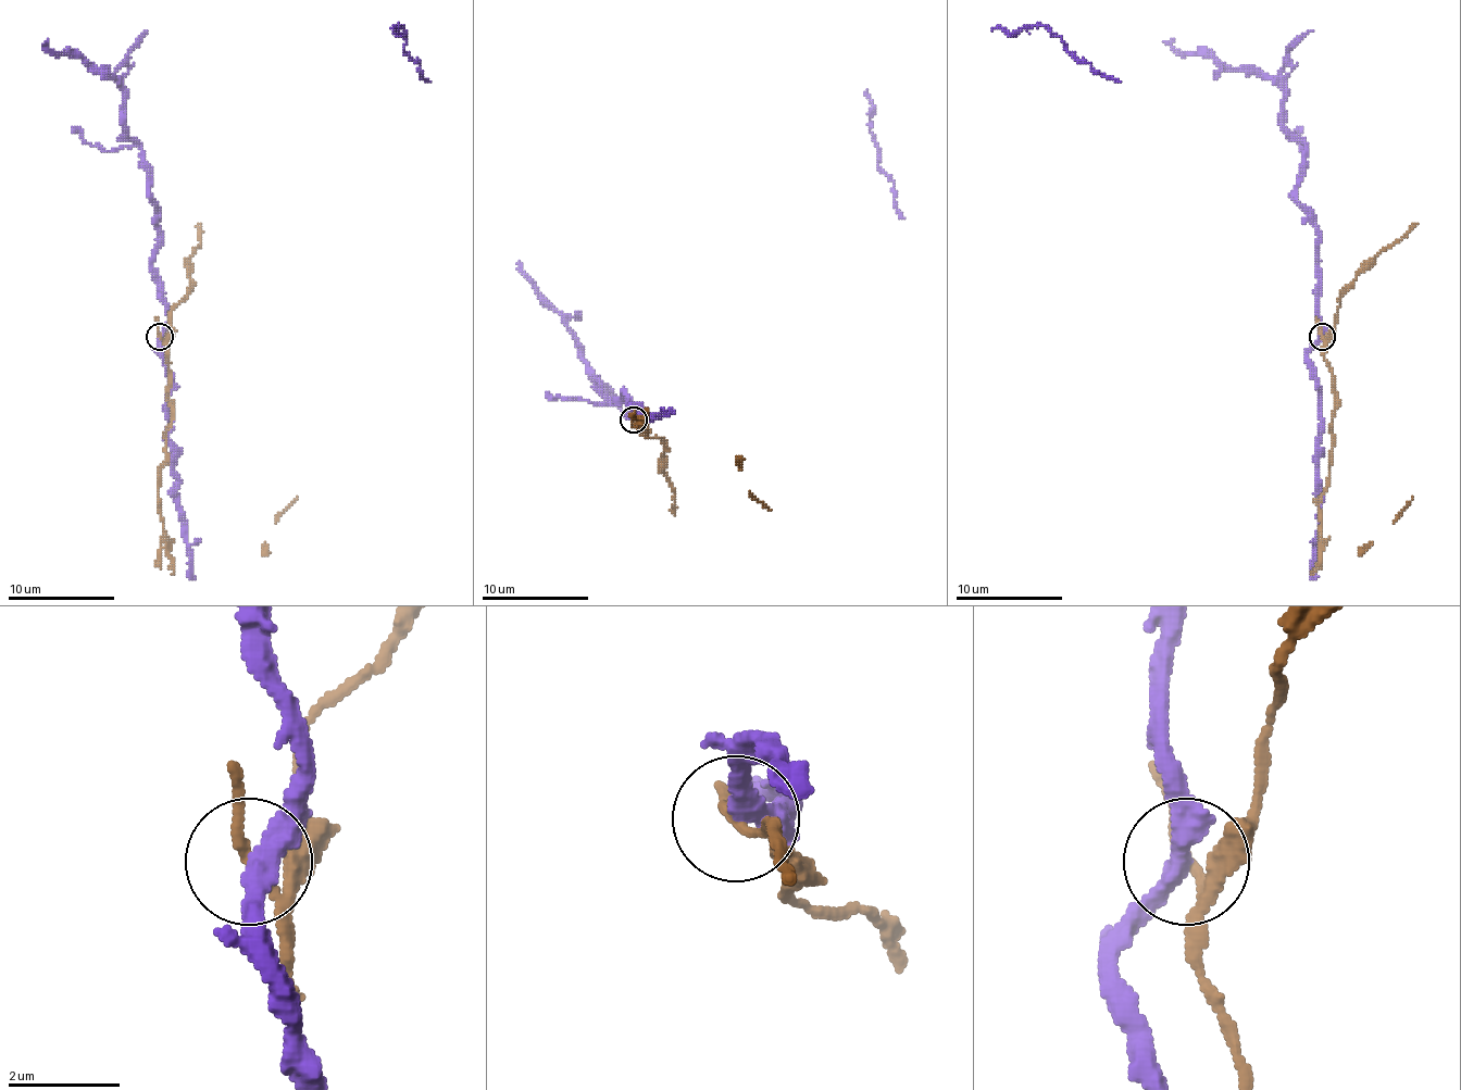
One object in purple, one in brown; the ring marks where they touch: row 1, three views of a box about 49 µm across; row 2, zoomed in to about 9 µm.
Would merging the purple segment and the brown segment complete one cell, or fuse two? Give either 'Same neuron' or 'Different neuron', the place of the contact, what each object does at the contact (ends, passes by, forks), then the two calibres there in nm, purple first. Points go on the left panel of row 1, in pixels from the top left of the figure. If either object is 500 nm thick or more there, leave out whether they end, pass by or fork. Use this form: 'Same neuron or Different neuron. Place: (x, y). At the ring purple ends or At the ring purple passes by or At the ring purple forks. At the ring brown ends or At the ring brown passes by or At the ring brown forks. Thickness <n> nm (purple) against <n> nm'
Different neuron. Place: (160, 337). At the ring purple passes by. At the ring brown forks. Thickness 360 nm (purple) against 130 nm

